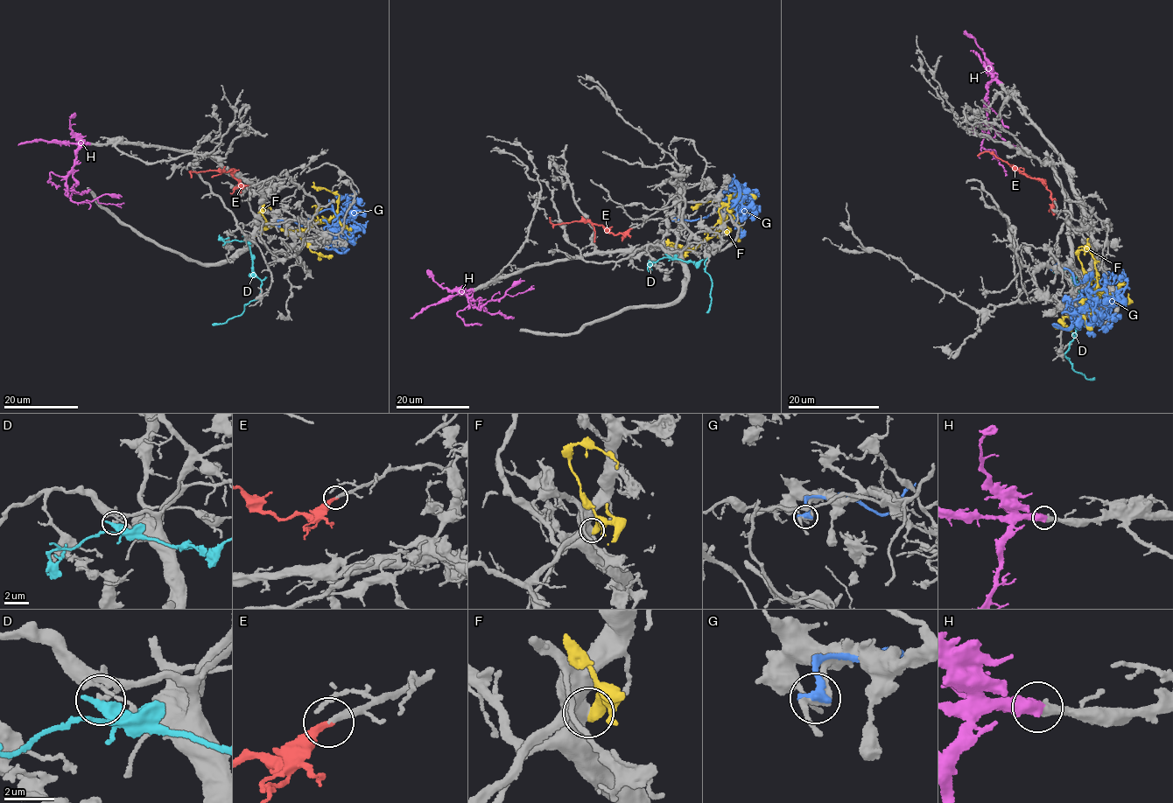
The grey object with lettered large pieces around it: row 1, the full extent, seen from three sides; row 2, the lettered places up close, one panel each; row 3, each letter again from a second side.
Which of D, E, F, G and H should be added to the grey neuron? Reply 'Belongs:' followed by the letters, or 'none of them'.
Belongs: E, H

